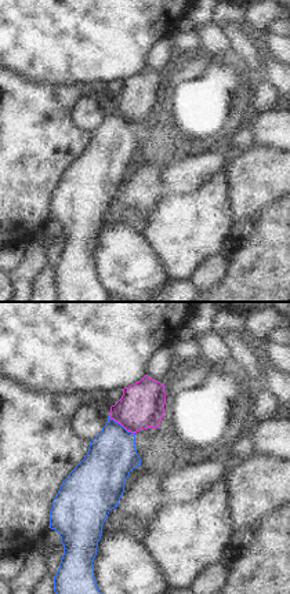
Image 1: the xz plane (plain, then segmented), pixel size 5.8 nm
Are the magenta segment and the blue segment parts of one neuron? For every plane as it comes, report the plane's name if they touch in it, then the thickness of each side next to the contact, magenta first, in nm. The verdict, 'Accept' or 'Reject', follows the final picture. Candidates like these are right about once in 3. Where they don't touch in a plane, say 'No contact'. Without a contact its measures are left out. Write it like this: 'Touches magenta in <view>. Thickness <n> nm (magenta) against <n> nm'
Touches magenta in xz. Thickness 260 nm (magenta) against 280 nm

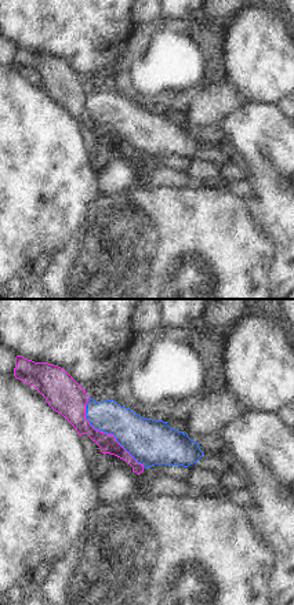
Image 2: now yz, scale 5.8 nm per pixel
Touches magenta in yz. Thickness 160 nm (magenta) against 260 nm

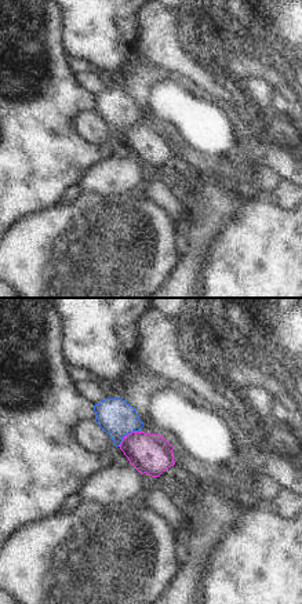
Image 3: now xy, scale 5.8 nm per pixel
Touches magenta in xy. Thickness 240 nm (magenta) against 200 nm

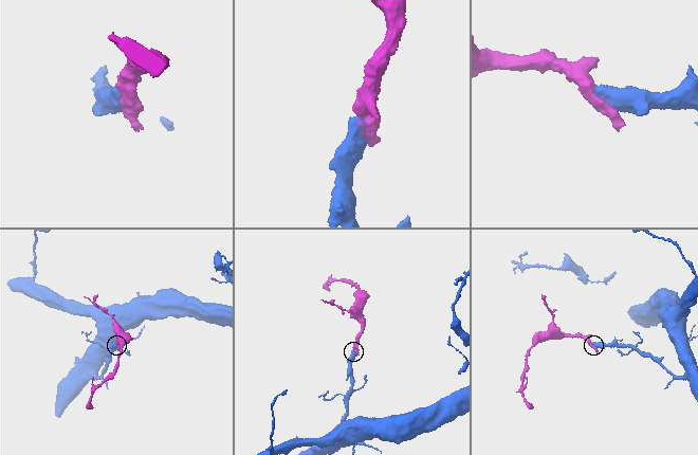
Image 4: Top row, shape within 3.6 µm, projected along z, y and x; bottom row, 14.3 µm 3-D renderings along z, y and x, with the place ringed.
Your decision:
Reject

